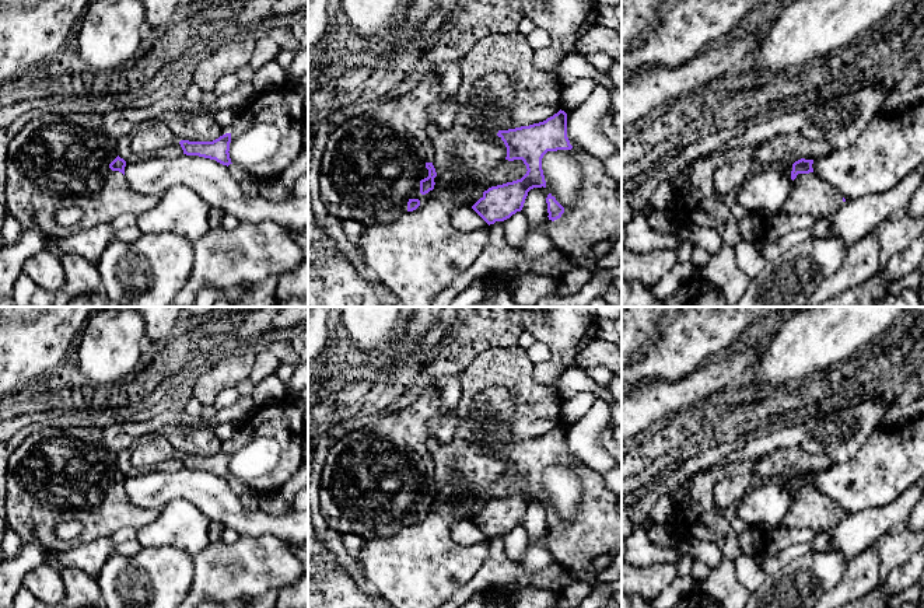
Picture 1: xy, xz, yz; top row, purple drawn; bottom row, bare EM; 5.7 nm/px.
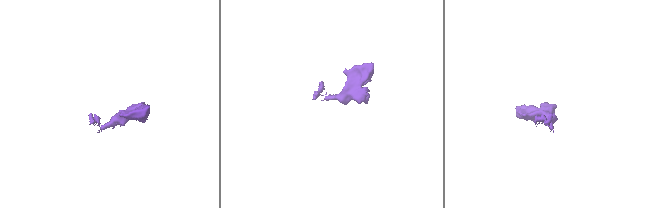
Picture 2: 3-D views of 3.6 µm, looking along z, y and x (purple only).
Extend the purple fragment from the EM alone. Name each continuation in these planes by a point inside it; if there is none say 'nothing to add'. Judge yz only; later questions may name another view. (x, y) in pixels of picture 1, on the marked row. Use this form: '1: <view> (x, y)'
1: yz (809, 195)

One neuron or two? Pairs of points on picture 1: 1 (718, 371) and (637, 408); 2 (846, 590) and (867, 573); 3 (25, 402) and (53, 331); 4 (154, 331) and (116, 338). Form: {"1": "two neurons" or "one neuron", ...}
{"1": "one neuron", "2": "one neuron", "3": "one neuron", "4": "two neurons"}

